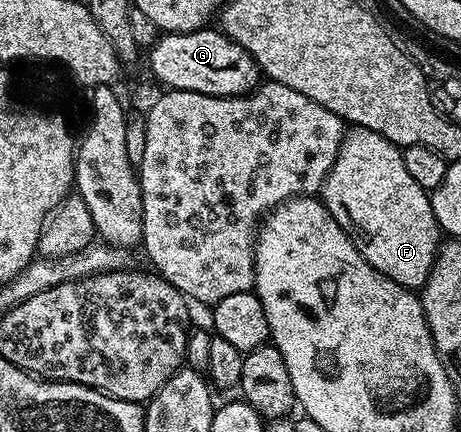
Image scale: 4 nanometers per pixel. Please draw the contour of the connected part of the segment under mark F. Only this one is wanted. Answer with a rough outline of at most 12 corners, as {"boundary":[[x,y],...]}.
{"boundary":[[349,129],[322,201],[361,256],[423,287],[442,245],[401,147]]}

